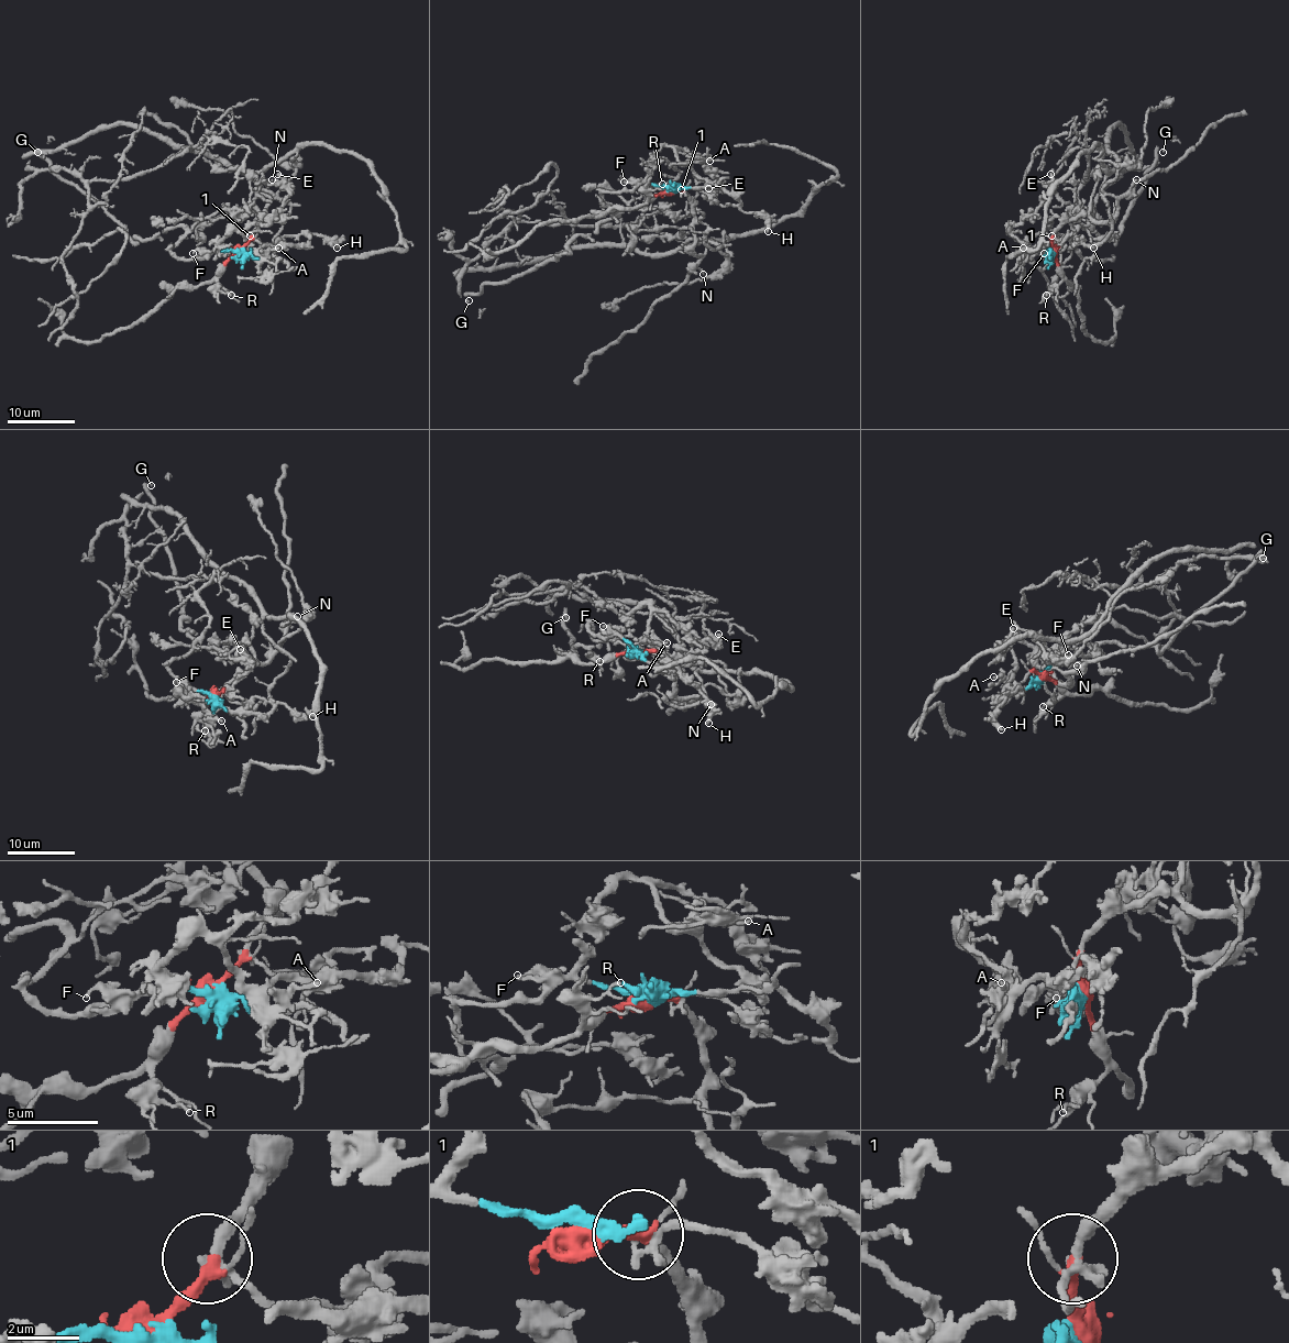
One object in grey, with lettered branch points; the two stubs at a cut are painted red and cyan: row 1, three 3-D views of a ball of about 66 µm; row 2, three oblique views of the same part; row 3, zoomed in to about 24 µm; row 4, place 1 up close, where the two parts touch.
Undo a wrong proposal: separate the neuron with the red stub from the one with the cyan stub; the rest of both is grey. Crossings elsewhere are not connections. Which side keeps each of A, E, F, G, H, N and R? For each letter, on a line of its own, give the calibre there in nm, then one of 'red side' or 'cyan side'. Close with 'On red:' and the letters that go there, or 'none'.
A: 180 nm | cyan side
E: 280 nm | cyan side
F: 240 nm | cyan side
G: 100 nm | cyan side
H: 360 nm | cyan side
N: 130 nm | red side
R: 120 nm | red side
On red: N, R

